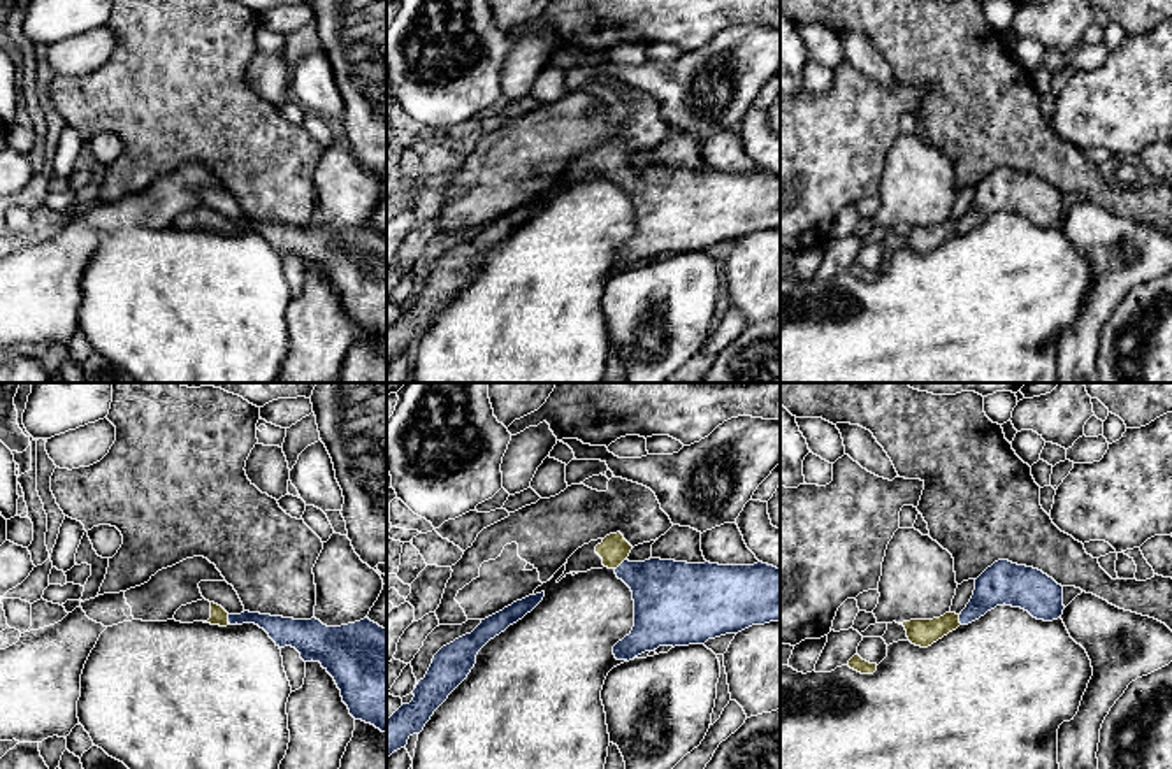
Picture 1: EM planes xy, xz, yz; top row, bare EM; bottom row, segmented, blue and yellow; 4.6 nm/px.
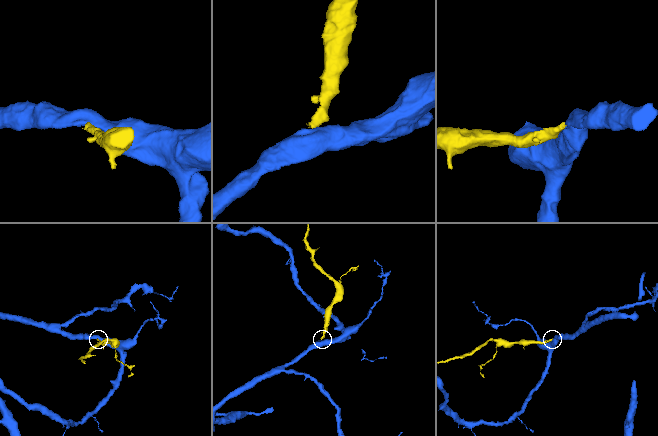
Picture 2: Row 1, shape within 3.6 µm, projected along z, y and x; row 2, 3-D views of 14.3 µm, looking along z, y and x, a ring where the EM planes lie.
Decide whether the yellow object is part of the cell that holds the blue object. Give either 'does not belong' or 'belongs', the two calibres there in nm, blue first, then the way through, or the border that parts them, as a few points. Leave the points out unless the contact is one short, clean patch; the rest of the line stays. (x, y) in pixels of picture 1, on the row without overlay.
belongs; 320 nm thick on the blue side, 140 nm on the other; runs through xz (666, 201), (621, 171), (614, 157)

